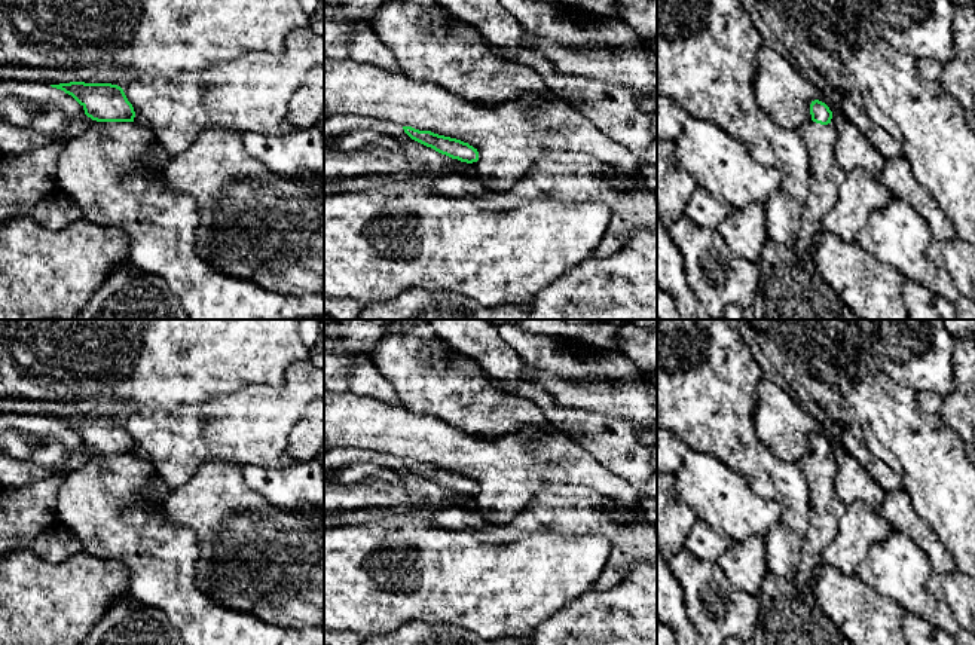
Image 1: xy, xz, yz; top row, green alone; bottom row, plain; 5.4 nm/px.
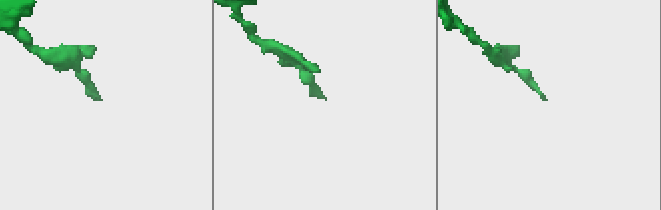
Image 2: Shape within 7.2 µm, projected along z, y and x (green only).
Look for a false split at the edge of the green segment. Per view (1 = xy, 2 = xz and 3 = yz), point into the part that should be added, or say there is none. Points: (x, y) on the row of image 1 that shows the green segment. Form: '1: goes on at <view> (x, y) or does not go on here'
1: goes on at xy (106, 170)
2: does not go on here
3: goes on at yz (825, 174)

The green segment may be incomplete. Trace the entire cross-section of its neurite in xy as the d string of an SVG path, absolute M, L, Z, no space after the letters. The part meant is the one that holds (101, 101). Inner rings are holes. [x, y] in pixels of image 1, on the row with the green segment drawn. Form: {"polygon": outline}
{"polygon": "M70 82L51 85L71 95L92 122L67 143L58 158L56 180L83 211L85 220L113 226L129 238L129 259L161 275L181 300L189 320L302 320L324 315L324 294L290 296L269 293L250 279L223 275L196 251L198 204L172 193L162 180L162 168L150 169L149 147L156 135L134 120L135 111L123 89L111 83Z"}

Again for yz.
{"polygon": "M814 100L810 104L812 120L798 128L810 163L809 196L803 205L801 224L795 250L806 259L813 259L812 241L823 230L822 220L835 205L837 193L846 172L835 162L837 131L831 125L832 111Z"}

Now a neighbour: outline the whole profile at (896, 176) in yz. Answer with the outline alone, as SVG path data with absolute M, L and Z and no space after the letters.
M902 155L886 161L878 180L895 198L904 199L914 208L927 223L932 239L950 241L956 236L954 226L929 190L916 180L908 161Z

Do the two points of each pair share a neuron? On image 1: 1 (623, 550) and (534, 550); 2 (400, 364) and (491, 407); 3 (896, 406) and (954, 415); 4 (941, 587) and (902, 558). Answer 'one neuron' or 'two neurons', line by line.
1: two neurons
2: one neuron
3: two neurons
4: two neurons

